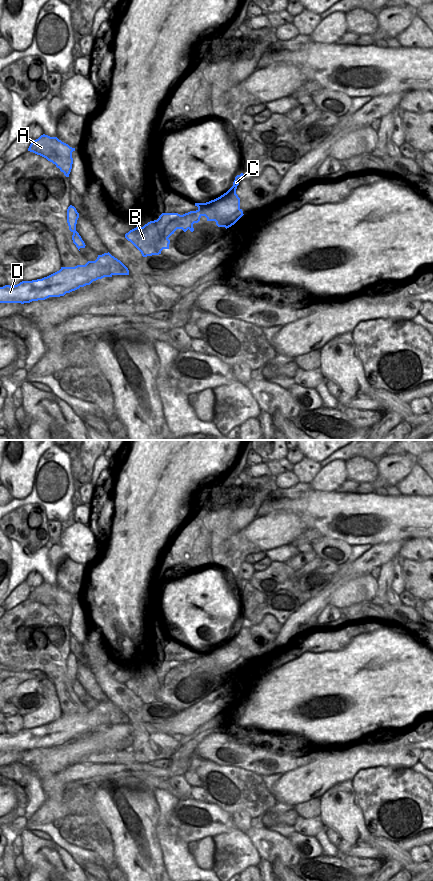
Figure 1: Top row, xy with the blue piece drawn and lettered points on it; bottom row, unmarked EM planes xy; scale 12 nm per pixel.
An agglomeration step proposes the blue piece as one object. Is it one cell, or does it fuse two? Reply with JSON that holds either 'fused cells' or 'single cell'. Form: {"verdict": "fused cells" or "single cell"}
{"verdict": "single cell"}

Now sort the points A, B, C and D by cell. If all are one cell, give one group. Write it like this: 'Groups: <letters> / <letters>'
Groups: A B C D

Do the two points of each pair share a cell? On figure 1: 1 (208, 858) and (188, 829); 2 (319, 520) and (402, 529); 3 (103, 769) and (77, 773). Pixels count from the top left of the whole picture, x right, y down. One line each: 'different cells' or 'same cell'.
1: different cells
2: same cell
3: same cell

